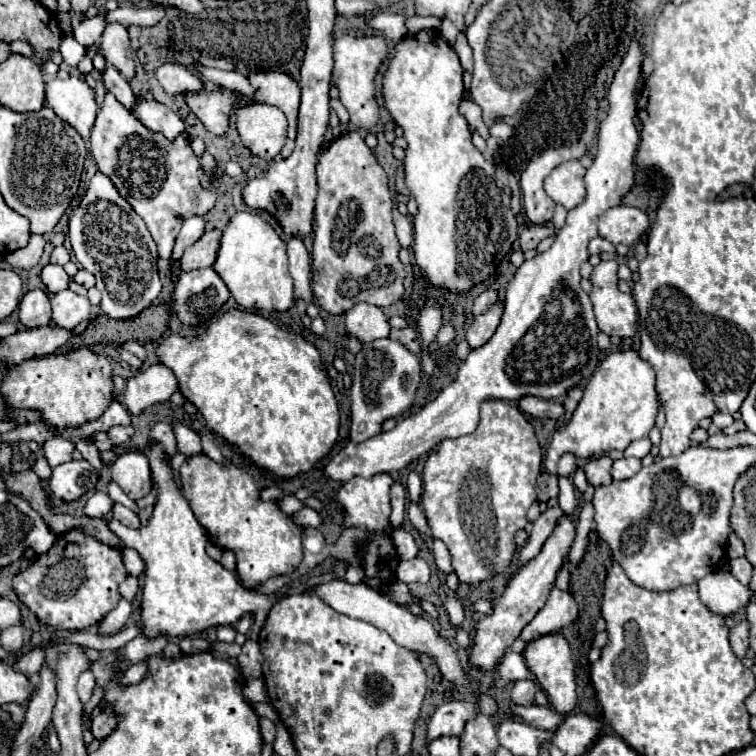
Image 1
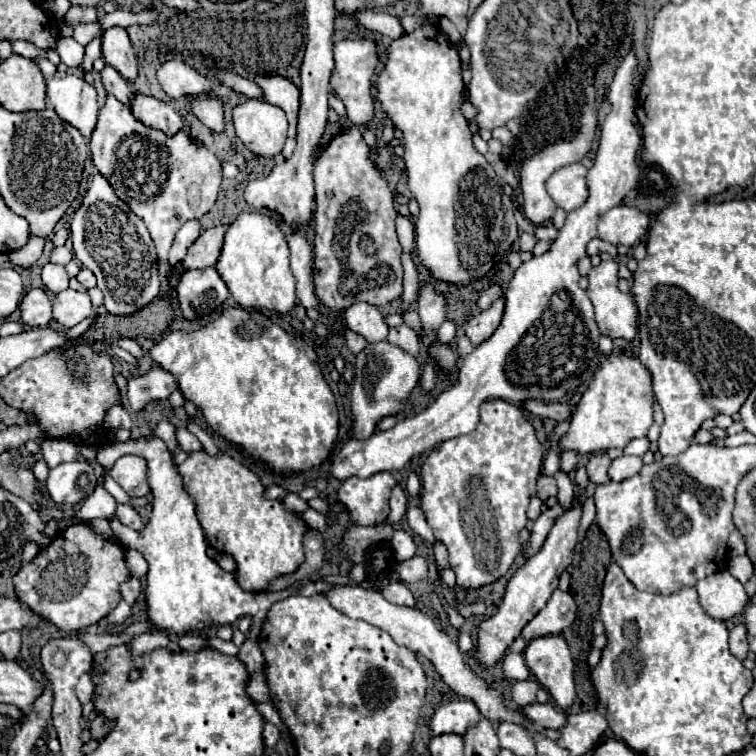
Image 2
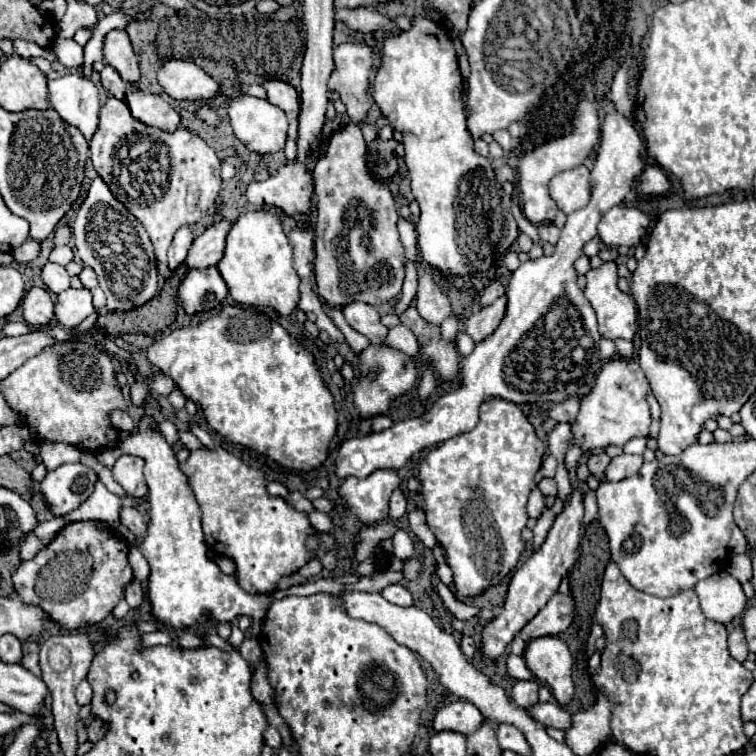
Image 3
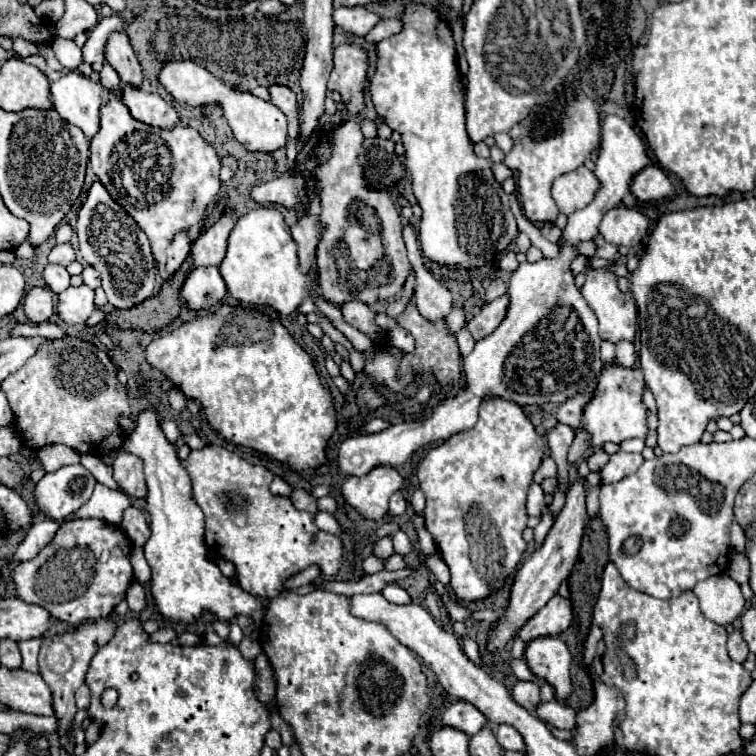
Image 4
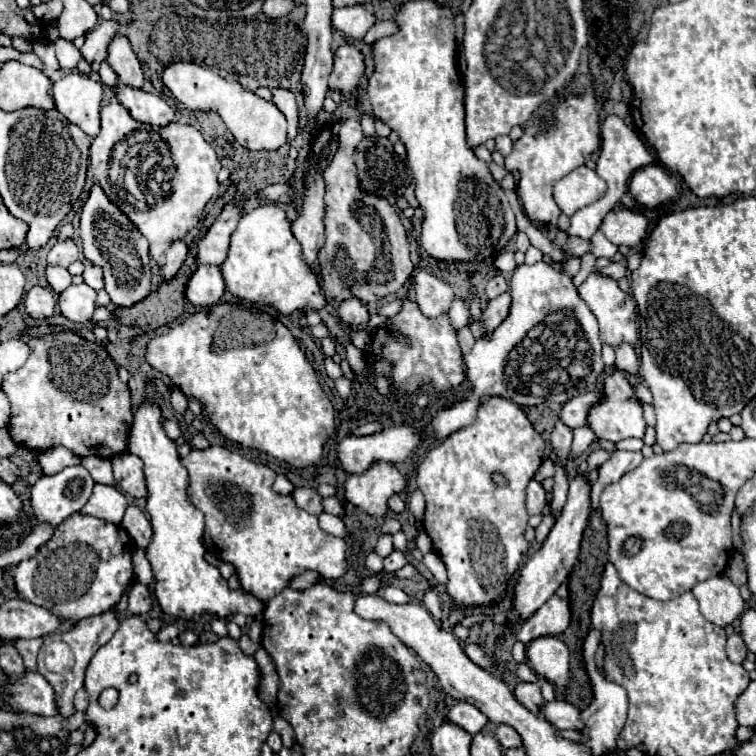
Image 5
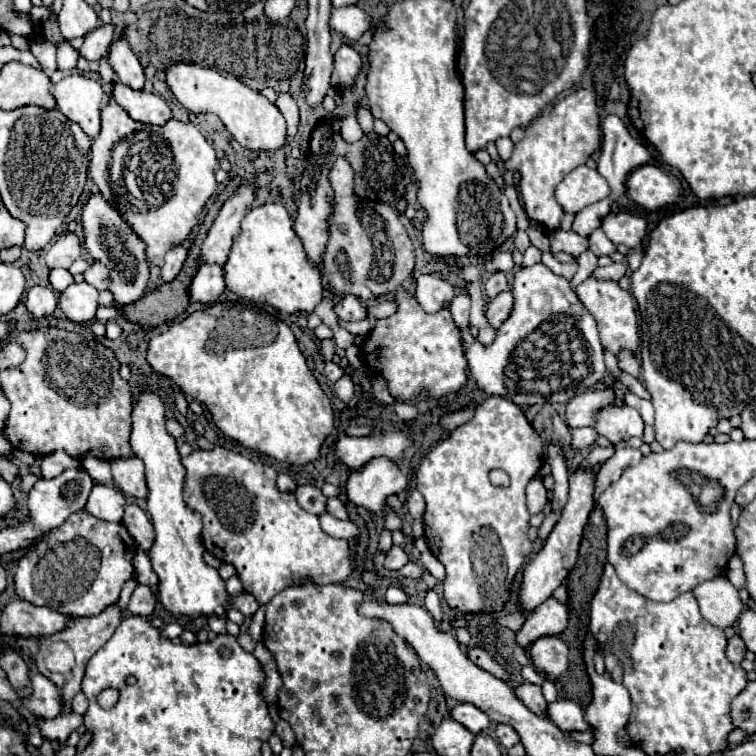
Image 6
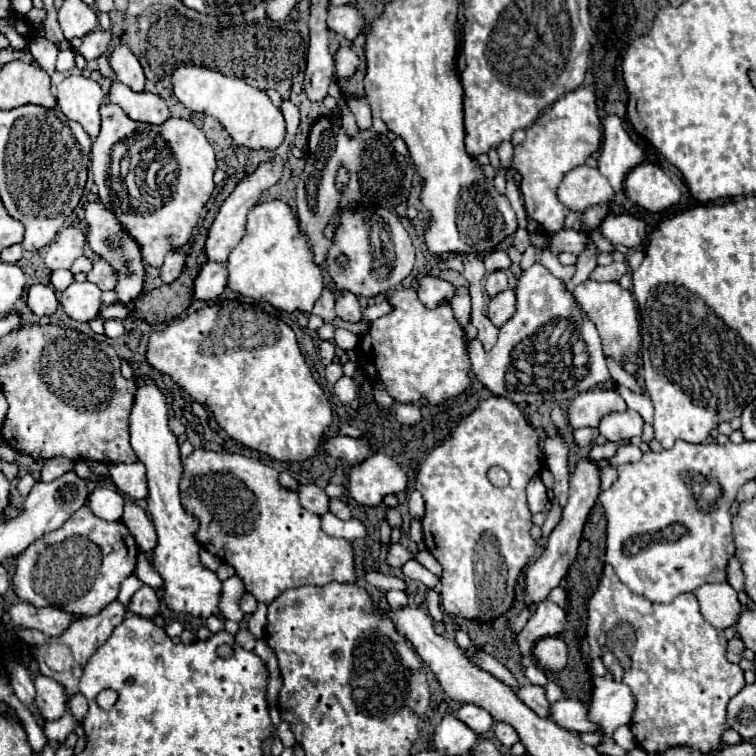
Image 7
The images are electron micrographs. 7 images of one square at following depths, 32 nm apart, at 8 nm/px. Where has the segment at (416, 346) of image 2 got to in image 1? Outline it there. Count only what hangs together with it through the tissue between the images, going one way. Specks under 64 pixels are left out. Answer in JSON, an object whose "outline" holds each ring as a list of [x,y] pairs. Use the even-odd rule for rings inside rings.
{"outline":[[[392,328],[392,330],[390,330],[390,340],[396,340],[396,342],[404,344],[404,346],[406,346],[410,352],[414,352],[414,354],[420,354],[420,352],[422,352],[422,350],[420,350],[418,334],[416,334],[414,328],[400,328],[400,330]]]}

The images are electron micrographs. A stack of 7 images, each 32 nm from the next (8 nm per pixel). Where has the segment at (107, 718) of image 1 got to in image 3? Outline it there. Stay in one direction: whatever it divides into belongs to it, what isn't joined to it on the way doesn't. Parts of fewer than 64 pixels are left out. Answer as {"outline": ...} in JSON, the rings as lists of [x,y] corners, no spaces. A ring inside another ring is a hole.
{"outline":[[[92,718],[92,720],[88,722],[86,732],[88,732],[88,740],[90,740],[90,742],[98,742],[98,740],[104,736],[104,732],[106,732],[106,724],[104,724],[102,720],[98,720],[98,718]]]}

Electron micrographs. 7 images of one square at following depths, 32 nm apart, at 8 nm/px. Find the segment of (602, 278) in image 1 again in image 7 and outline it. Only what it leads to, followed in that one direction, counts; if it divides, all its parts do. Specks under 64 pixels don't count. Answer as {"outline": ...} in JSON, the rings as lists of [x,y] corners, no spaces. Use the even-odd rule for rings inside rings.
{"outline":[[[586,280],[584,284],[578,284],[574,290],[574,300],[588,316],[602,338],[604,354],[612,360],[616,360],[620,366],[624,362],[638,362],[638,350],[640,350],[640,322],[638,322],[638,308],[636,300],[630,290],[624,290],[618,282],[592,282]]]}

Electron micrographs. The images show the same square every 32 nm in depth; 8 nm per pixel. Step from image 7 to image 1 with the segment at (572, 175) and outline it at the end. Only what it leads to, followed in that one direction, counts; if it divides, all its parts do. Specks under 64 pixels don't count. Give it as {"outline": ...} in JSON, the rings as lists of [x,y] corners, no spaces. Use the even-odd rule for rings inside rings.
{"outline":[[[564,162],[558,168],[554,168],[554,172],[544,180],[544,188],[546,194],[560,206],[564,206],[566,210],[576,208],[584,196],[586,196],[586,188],[584,188],[584,174],[586,168],[578,162]]]}

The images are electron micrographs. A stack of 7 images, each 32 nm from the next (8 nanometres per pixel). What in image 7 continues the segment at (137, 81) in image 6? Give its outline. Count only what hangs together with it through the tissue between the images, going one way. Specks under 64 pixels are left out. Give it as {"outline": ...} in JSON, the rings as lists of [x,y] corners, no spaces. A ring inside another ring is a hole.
{"outline":[[[118,44],[110,54],[110,66],[116,74],[116,80],[132,88],[134,92],[144,90],[144,70],[138,62],[138,58],[132,54],[132,50],[126,44]]]}

